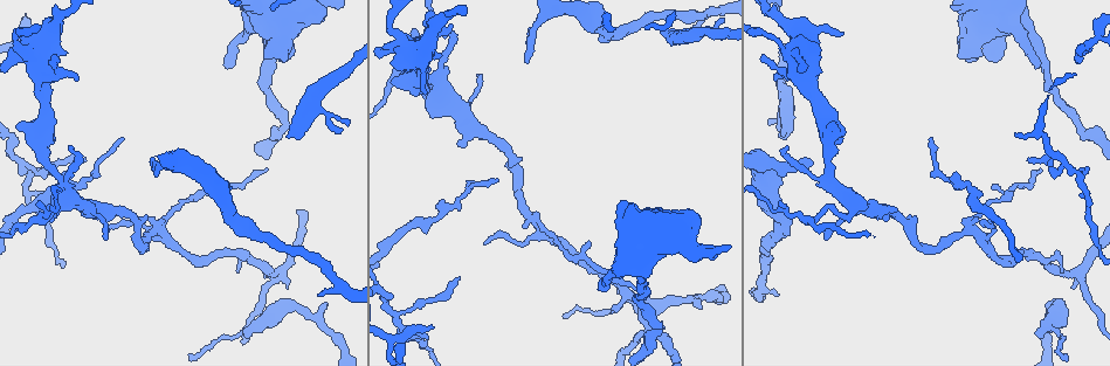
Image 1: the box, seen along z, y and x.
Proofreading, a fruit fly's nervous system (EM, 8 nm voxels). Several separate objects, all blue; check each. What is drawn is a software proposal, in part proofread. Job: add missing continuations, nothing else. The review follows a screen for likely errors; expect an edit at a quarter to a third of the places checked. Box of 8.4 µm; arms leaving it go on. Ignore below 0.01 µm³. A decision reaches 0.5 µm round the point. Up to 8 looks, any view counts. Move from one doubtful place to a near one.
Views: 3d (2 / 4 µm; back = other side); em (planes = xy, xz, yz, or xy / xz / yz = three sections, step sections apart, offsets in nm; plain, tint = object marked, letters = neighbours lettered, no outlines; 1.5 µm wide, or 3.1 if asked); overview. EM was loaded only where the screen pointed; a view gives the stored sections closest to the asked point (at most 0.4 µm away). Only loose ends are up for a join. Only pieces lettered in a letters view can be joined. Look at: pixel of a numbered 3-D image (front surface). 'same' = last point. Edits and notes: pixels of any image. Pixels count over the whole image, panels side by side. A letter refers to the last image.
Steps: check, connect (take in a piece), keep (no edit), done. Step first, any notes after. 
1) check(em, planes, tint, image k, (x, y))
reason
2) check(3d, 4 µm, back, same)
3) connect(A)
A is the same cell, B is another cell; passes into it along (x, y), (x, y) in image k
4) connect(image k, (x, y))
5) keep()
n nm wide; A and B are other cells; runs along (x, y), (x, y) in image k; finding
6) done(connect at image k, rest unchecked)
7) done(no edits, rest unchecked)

check(3d, 2 µm, image 1, (598, 289))
branch stops here

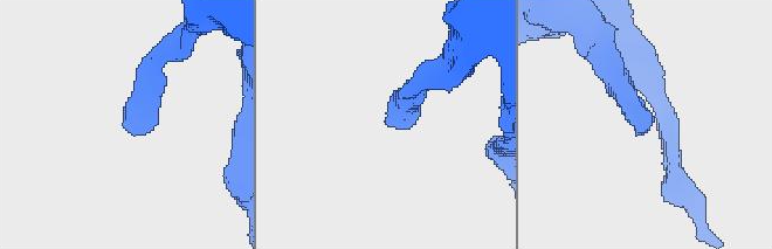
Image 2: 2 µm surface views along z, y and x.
check(em, xz, step 4, letters, image 2, (125, 123))
shape alone is not enough

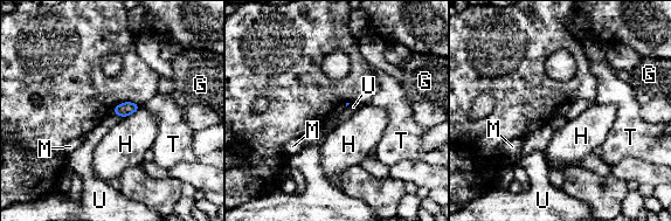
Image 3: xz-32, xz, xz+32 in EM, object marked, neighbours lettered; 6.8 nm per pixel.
keep()
G, H, M, T and U are other cells; border along (111, 114), (123, 117) in image 3; no lettered piece goes on from it

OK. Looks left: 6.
check(em, planes, plain, image 1, (497, 181))
thin end

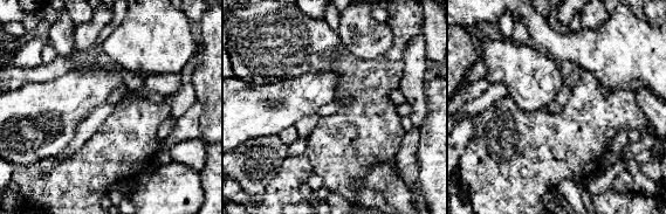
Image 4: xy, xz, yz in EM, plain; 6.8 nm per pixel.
check(em, planes, letters, same)

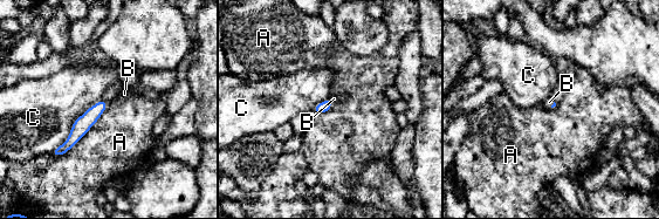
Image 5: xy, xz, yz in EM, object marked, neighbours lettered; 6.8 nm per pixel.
connect(B)
A touches over 550 nm; B is the same cell, A and C are other cells; passes into it along (325, 105), (330, 101), (334, 98) in image 5; it goes on there

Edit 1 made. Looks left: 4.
check(3d, 4 µm, image 1, (842, 34))

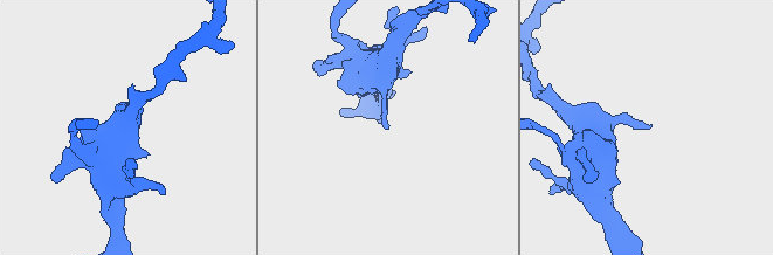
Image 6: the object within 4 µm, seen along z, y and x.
check(em, yz, step 4, letters, image 6, (648, 127))
need the tissue

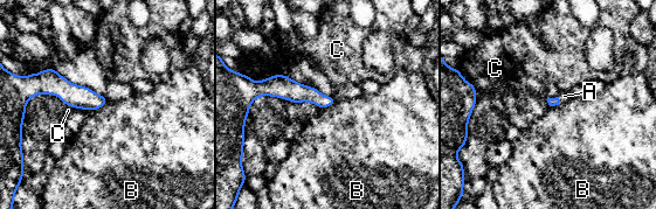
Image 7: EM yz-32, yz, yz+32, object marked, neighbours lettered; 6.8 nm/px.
check(em, planes, letters, same)
another direction

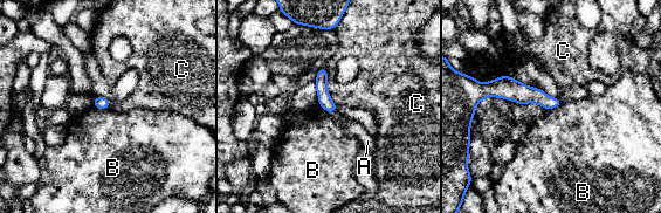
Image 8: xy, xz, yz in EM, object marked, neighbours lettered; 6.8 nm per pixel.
connect(A)
A is the same cell, B and C are other cells; passes into it along (324, 100), (334, 111), (355, 128) in image 8; it goes on there

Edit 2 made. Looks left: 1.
done(connect at image 5, connect at image 8, rest unchecked)

